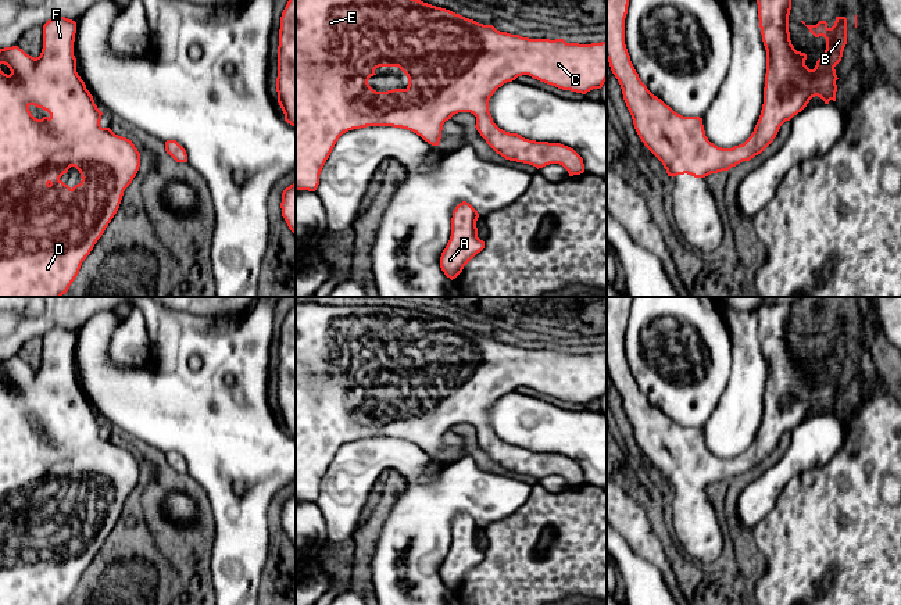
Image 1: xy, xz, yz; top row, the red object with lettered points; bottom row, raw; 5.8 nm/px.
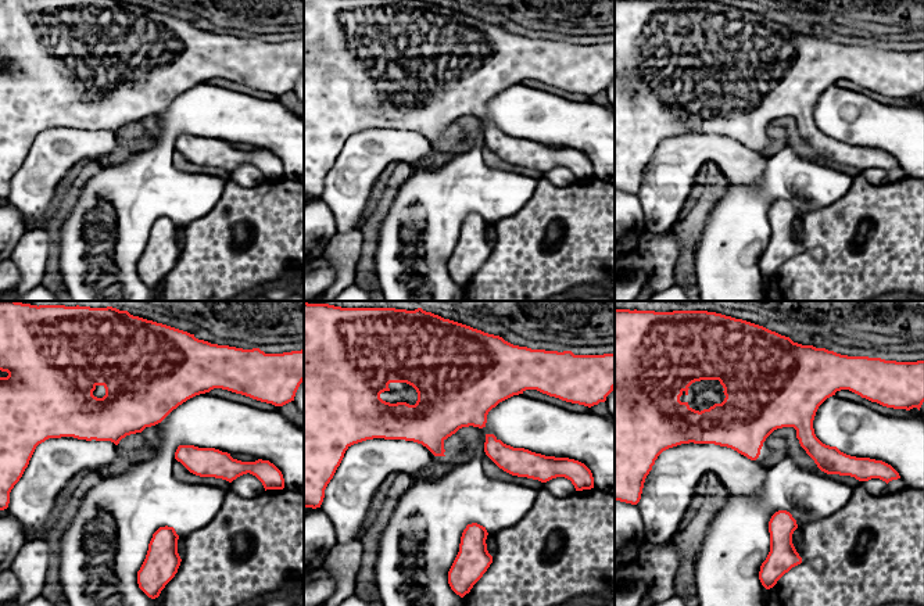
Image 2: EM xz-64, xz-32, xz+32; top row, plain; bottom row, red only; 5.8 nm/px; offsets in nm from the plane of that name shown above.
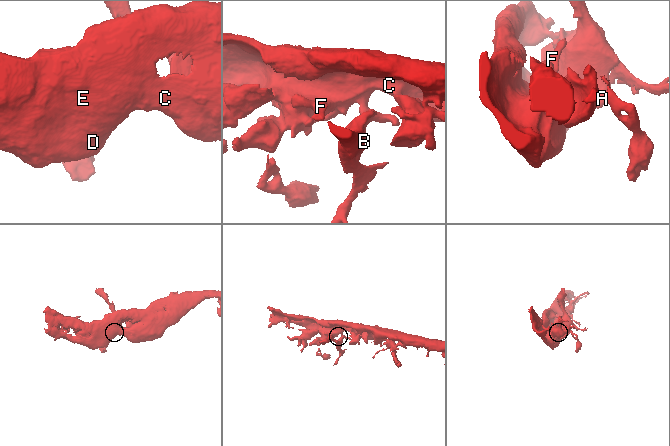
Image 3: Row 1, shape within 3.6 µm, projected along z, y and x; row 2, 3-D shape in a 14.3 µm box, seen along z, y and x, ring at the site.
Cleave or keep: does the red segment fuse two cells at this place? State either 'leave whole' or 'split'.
split

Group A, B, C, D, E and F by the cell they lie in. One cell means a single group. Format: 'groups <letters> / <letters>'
groups A B / C D E F

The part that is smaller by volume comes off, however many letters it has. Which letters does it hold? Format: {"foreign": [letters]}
{"foreign": ["A", "B"]}

